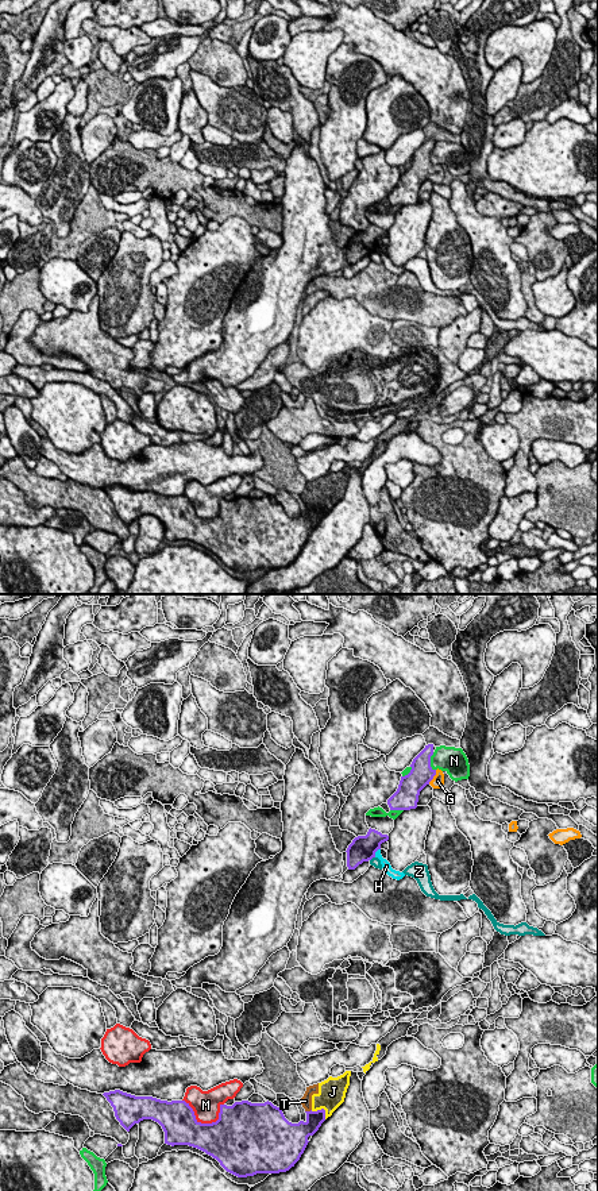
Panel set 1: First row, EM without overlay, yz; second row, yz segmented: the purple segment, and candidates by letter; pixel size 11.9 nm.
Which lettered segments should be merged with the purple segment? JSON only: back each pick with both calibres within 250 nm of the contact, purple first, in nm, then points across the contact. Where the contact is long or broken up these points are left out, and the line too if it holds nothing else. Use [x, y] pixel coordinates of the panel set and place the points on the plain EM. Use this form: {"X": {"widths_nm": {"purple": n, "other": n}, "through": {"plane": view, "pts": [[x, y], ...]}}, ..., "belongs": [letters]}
{"G": {"widths_nm": {"purple": 280, "other": 140}, "through": {"plane": "yz", "pts": [[421, 168], [424, 170], [433, 170], [438, 176]]}}, "belongs": ["G"]}

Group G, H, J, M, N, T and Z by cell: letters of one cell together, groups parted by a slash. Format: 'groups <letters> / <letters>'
groups G / H / J T / M / N / Z

